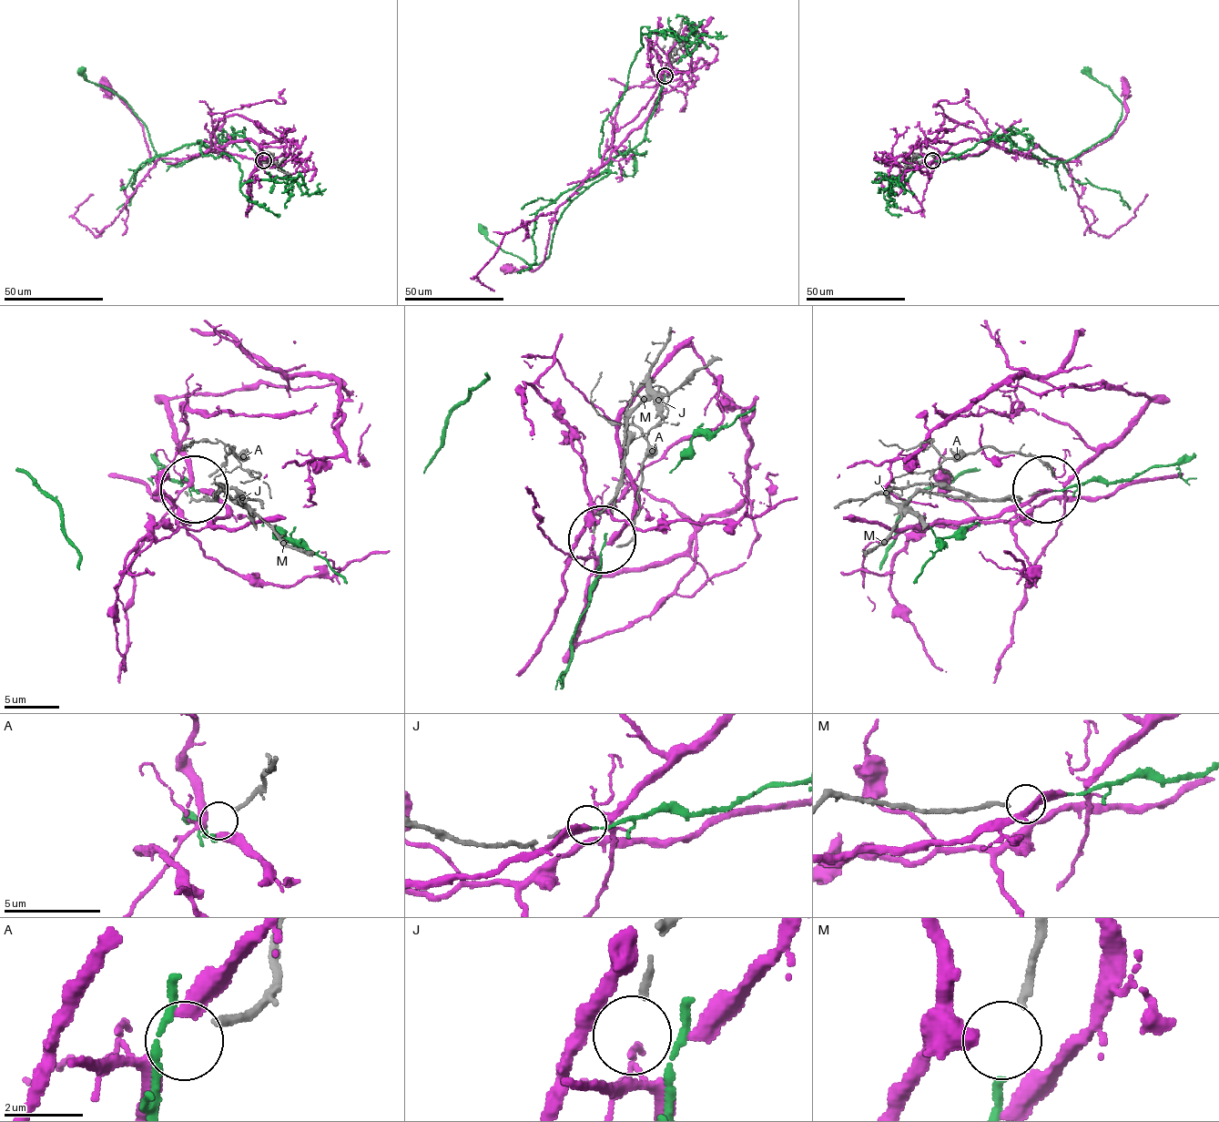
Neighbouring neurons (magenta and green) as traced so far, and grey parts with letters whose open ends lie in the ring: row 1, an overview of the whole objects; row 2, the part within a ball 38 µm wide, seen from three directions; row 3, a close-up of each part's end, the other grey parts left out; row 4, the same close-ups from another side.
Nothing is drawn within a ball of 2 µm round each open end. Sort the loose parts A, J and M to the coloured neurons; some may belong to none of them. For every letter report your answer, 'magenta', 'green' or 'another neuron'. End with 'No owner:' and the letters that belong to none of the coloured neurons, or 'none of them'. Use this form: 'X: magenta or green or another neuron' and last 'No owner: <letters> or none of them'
A: magenta
J: another neuron
M: green
No owner: J

